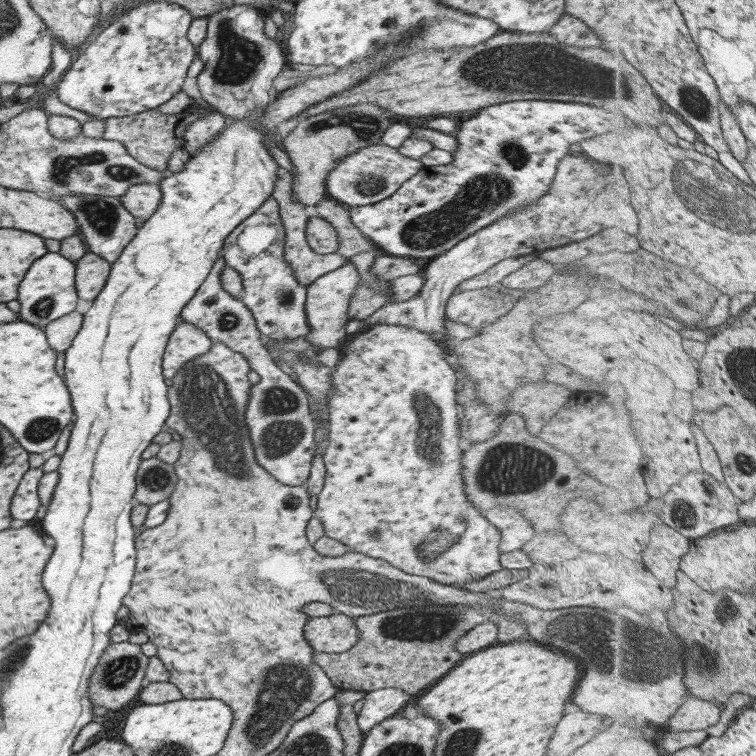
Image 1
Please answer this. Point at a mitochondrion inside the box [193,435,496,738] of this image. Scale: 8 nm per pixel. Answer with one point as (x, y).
(349, 588)

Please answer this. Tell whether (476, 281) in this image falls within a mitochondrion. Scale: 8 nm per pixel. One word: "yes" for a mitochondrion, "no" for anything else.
no

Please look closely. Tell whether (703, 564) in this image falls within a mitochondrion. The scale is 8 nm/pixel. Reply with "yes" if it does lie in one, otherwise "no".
no

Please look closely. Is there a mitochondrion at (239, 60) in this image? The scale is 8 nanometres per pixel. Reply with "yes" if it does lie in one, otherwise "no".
yes

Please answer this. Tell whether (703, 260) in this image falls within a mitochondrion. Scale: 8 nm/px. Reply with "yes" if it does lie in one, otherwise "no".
no

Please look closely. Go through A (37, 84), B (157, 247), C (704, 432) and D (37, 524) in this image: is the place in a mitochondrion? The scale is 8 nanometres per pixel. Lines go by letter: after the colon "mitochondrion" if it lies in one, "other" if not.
A: other
B: other
C: other
D: other

